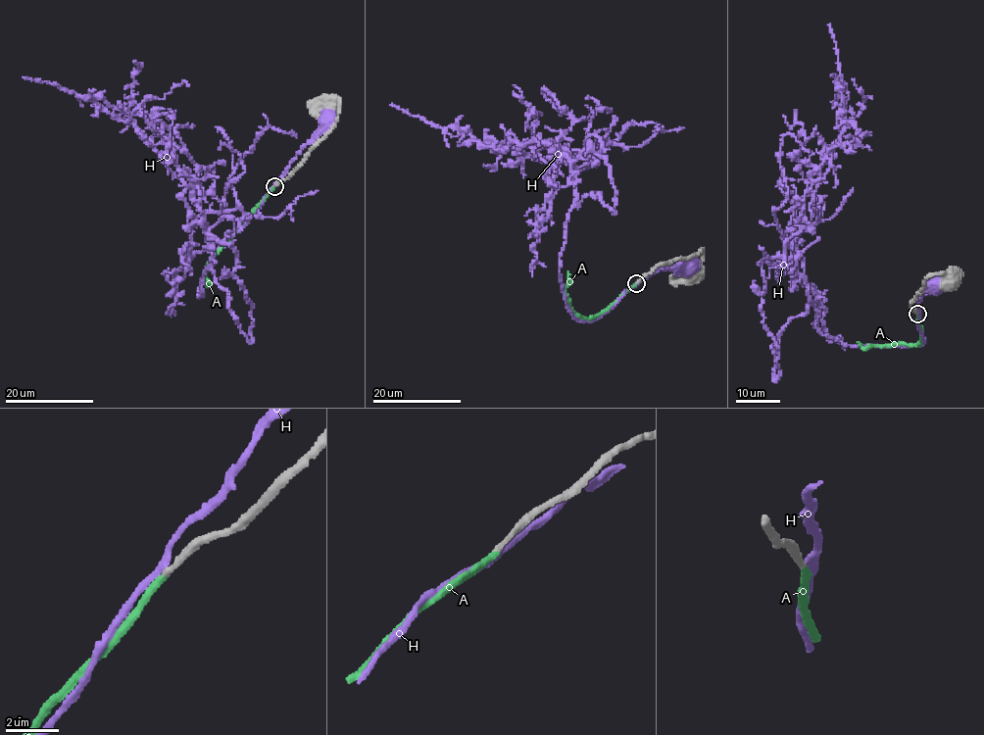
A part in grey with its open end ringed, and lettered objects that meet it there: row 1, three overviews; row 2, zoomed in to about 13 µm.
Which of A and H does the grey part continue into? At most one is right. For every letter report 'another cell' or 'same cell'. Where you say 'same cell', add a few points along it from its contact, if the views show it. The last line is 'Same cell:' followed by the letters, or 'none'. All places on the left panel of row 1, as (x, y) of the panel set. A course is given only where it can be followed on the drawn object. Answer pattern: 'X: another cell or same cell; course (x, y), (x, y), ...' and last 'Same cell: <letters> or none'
A: same cell; course (274, 186), (247, 222), (213, 255), (204, 274), (209, 284), (206, 282)
H: another cell
Same cell: A

